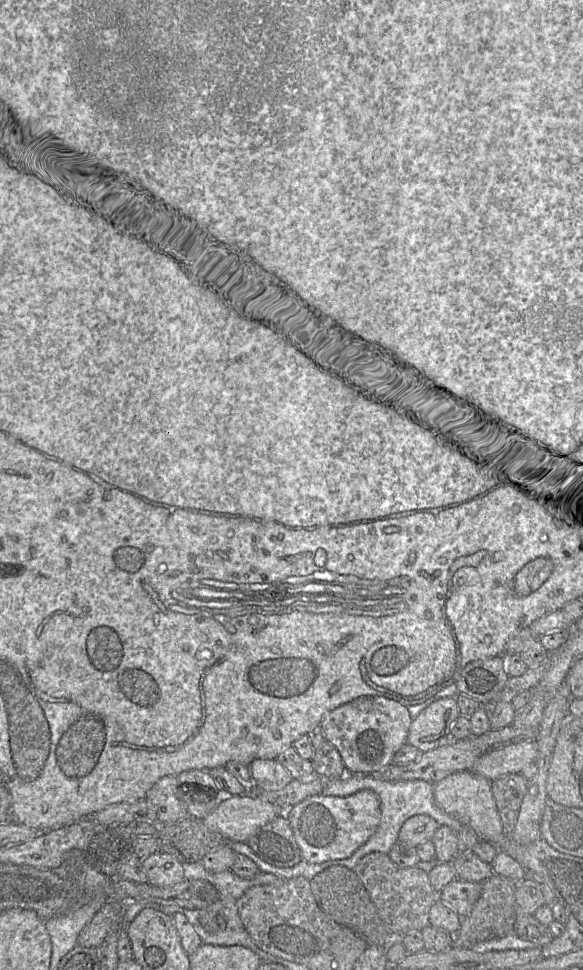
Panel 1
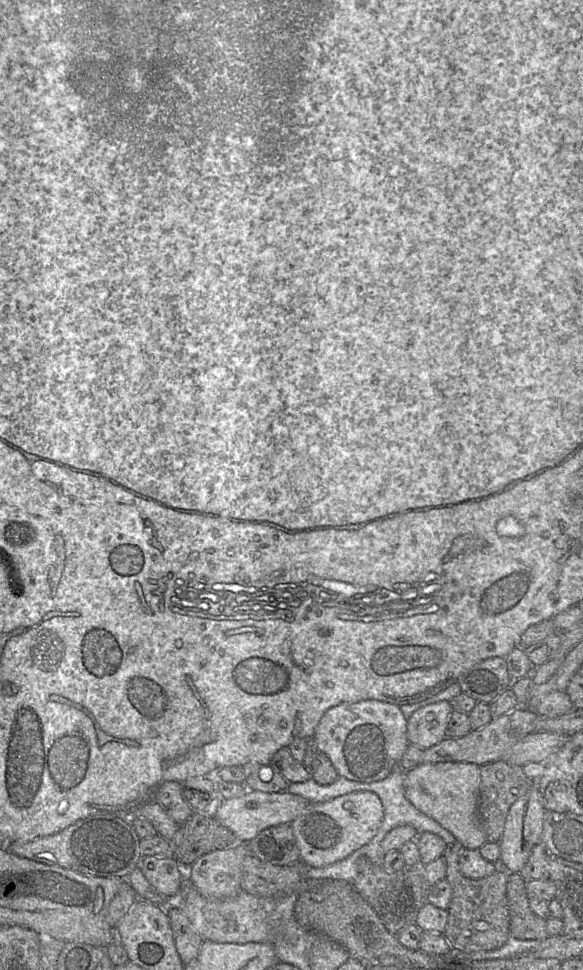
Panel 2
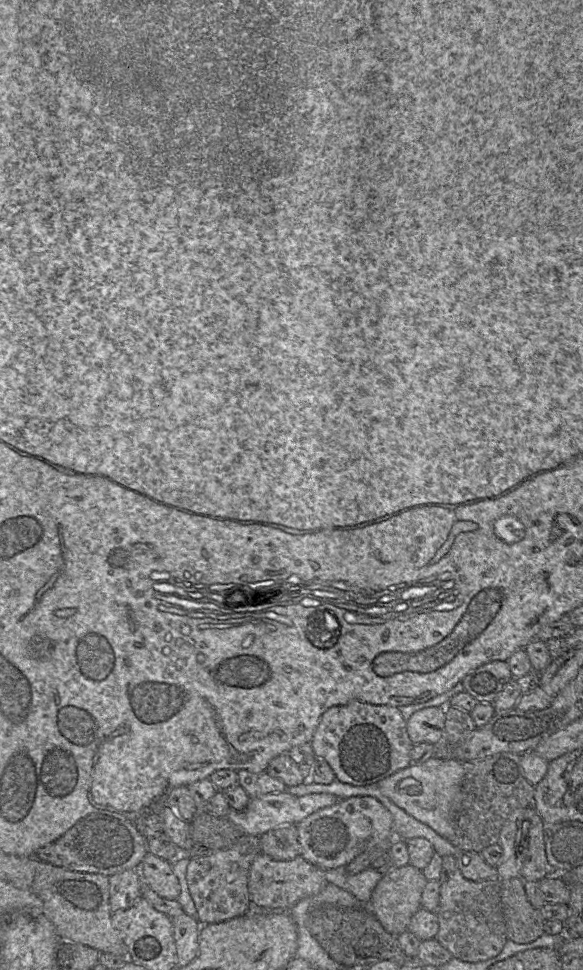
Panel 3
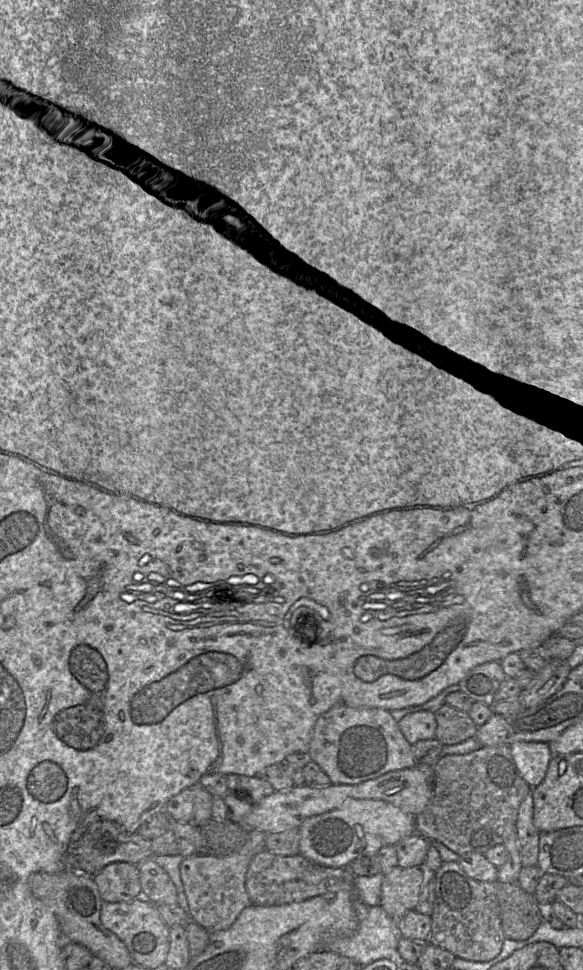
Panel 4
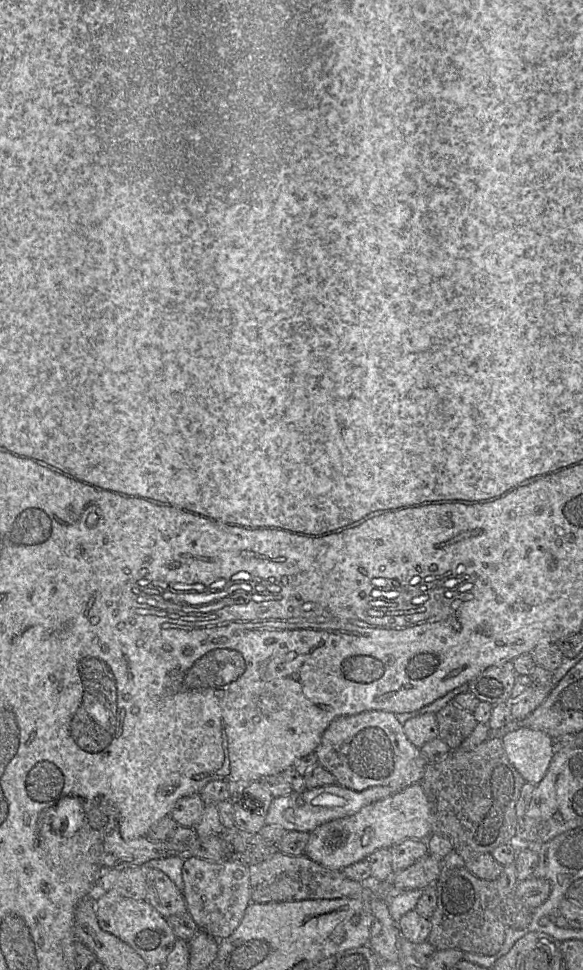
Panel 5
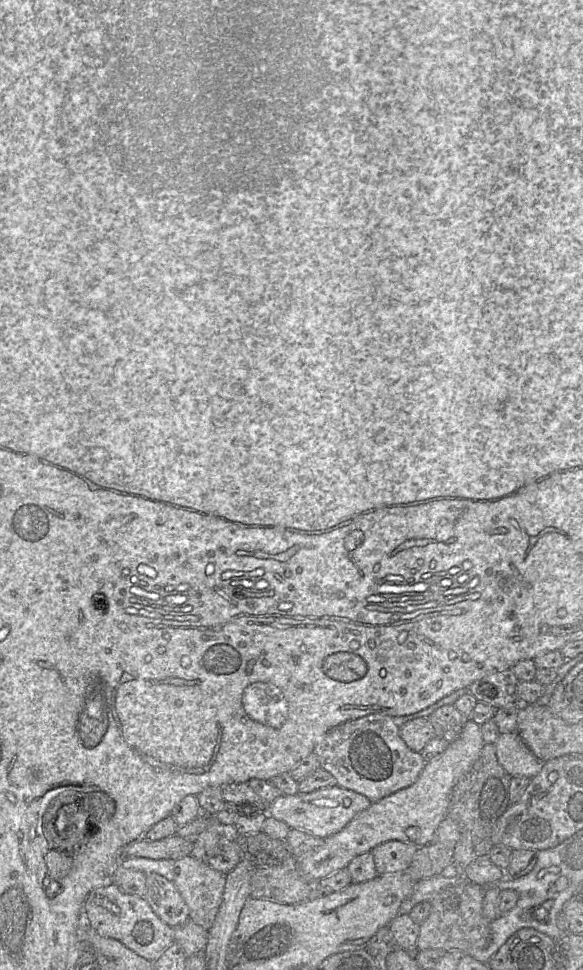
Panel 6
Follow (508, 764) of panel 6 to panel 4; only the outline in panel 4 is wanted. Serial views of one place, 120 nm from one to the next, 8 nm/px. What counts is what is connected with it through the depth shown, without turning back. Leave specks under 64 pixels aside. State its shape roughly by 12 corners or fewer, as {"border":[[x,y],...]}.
{"border":[[515,742],[511,756],[531,787],[544,779],[548,743]]}

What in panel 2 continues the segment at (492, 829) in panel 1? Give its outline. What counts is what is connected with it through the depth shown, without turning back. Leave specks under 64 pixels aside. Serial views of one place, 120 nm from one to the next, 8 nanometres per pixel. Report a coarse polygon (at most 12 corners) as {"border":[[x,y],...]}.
{"border":[[421,763],[407,799],[465,849],[487,843],[480,766]]}

